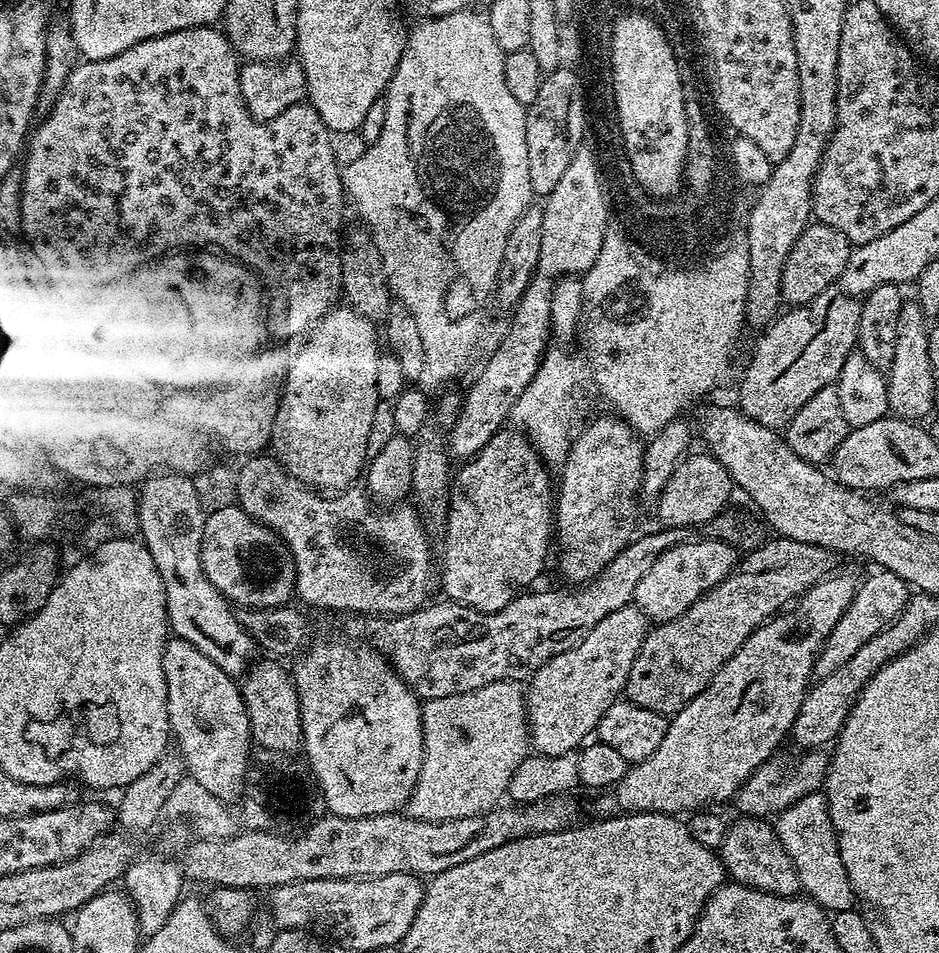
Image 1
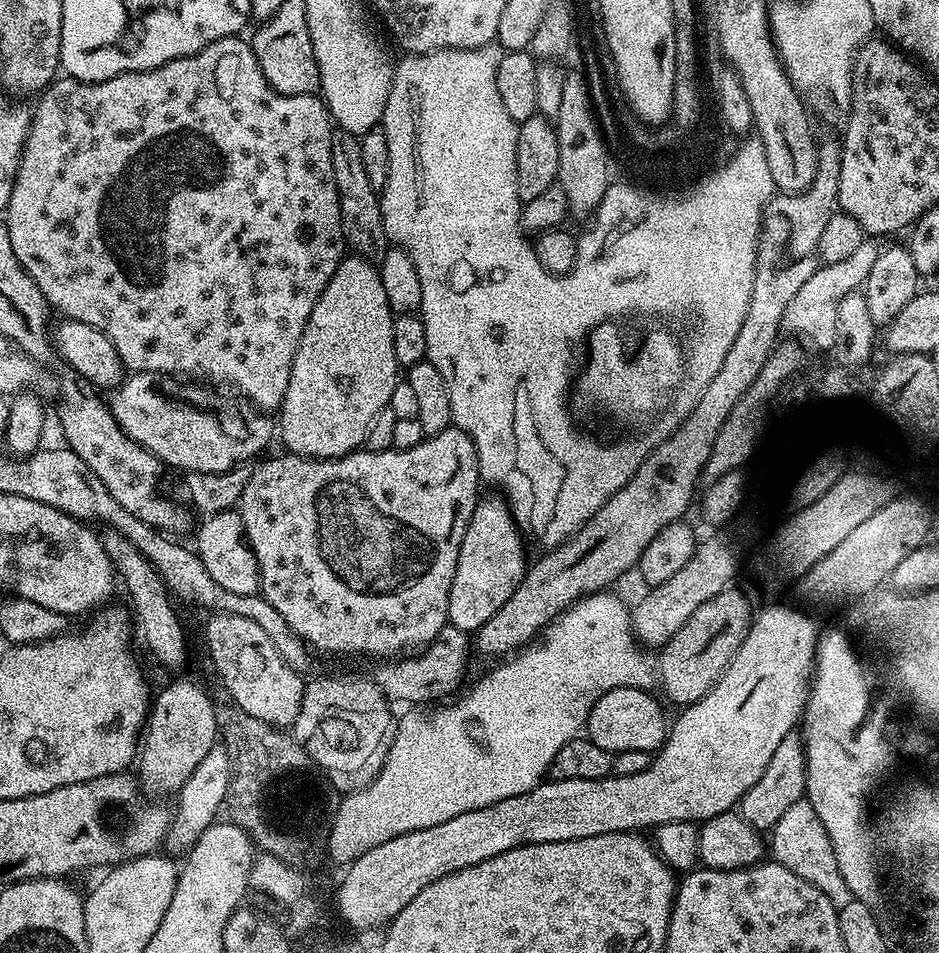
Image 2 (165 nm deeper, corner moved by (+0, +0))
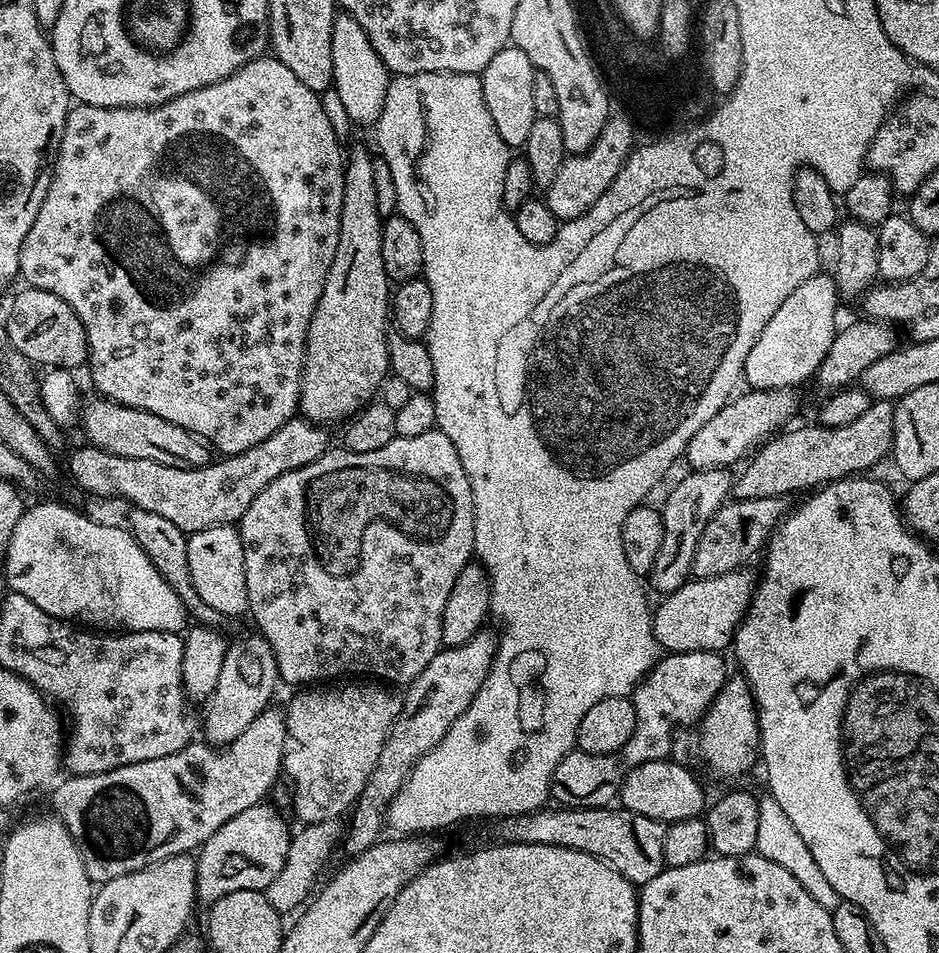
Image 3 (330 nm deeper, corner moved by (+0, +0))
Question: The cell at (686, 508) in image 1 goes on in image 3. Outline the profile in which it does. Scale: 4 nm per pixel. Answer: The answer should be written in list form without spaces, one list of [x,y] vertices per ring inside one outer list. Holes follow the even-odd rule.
[[[891,400],[875,401],[870,410],[866,410],[862,418],[850,422],[850,426],[815,427],[789,427],[763,441],[755,449],[751,459],[743,465],[745,468],[741,470],[740,476],[738,472],[735,477],[735,499],[775,496],[788,498],[791,497],[791,492],[804,494],[825,484],[832,484],[836,480],[846,480],[849,476],[867,473],[867,468],[874,467],[883,456],[887,457],[891,453],[894,438],[894,404]]]

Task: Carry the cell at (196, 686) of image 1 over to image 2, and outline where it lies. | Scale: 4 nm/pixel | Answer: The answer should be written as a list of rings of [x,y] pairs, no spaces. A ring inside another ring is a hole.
[[[107,526],[101,527],[98,532],[100,545],[108,556],[109,562],[117,575],[122,578],[122,588],[128,591],[132,599],[130,612],[140,623],[140,632],[144,635],[144,644],[156,655],[156,660],[164,668],[180,668],[188,660],[188,640],[184,637],[184,628],[180,625],[180,616],[176,613],[177,605],[170,595],[168,587],[156,573],[156,567],[140,553],[138,546],[130,543],[130,538],[118,534],[118,530]]]

